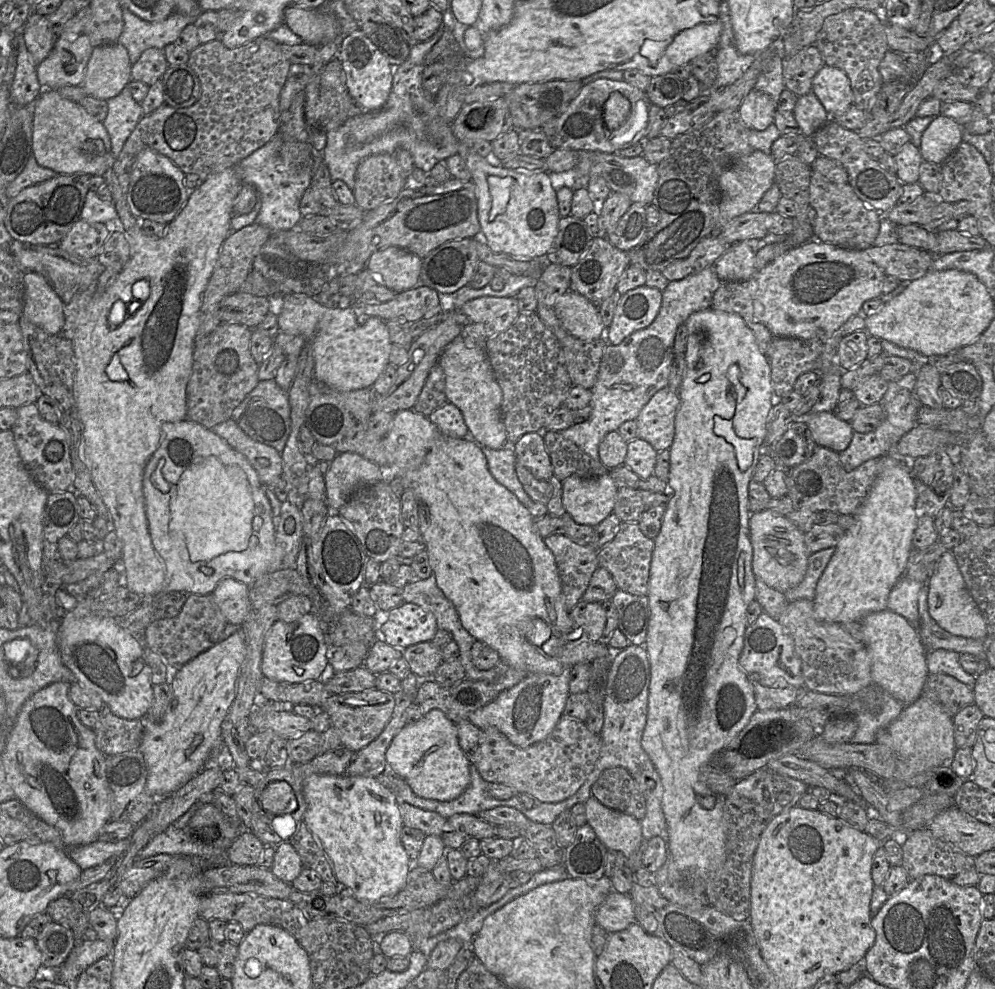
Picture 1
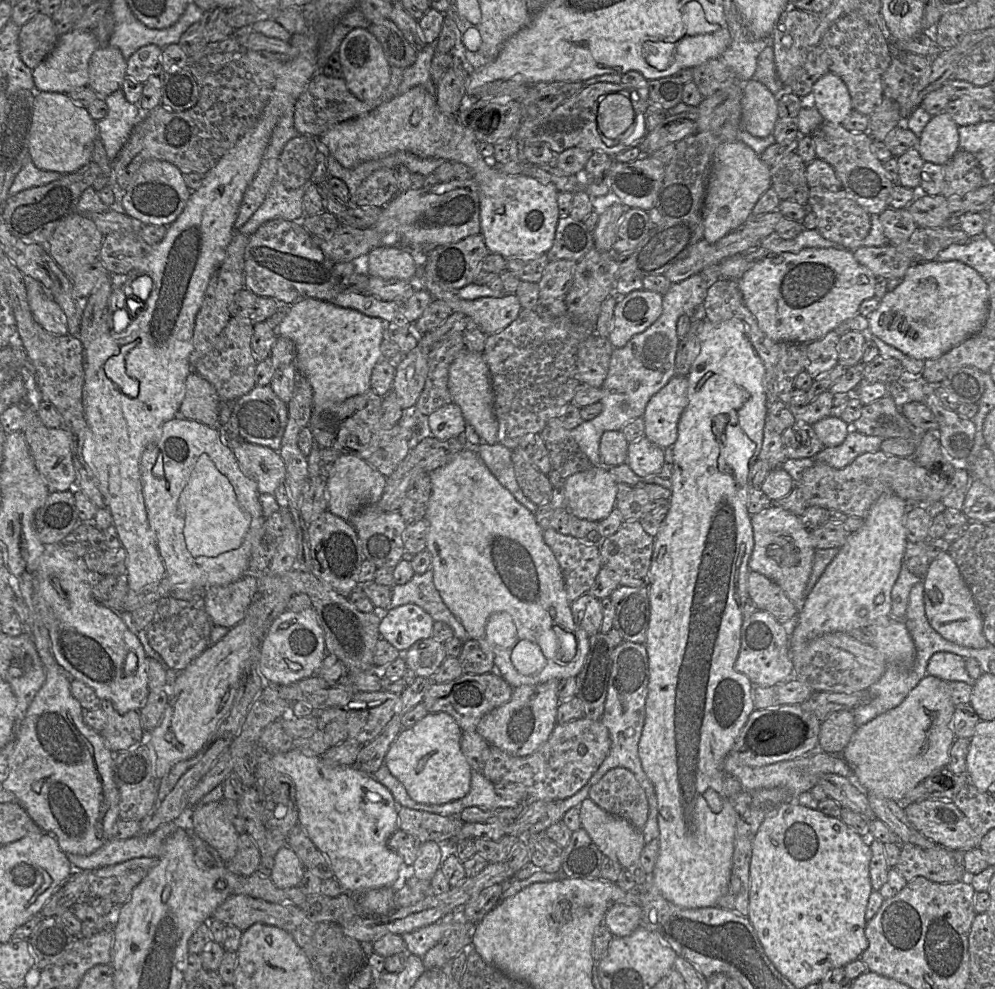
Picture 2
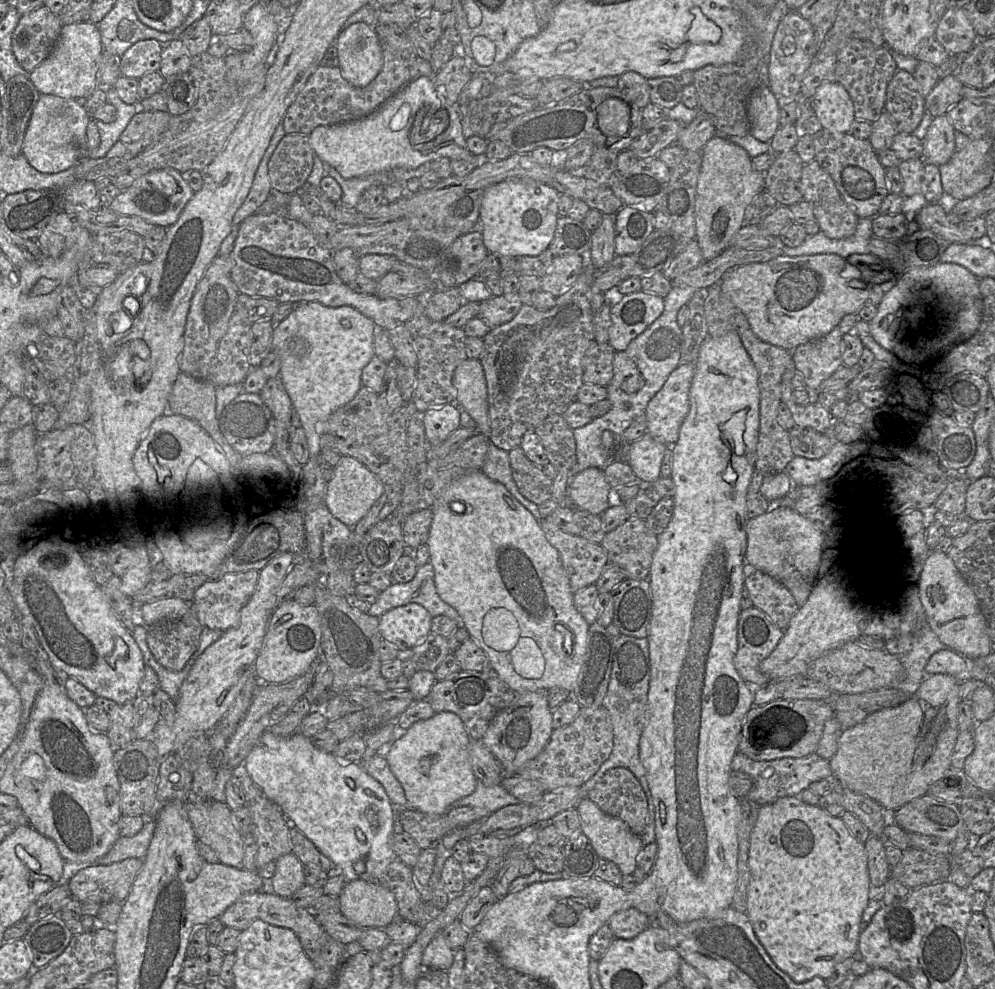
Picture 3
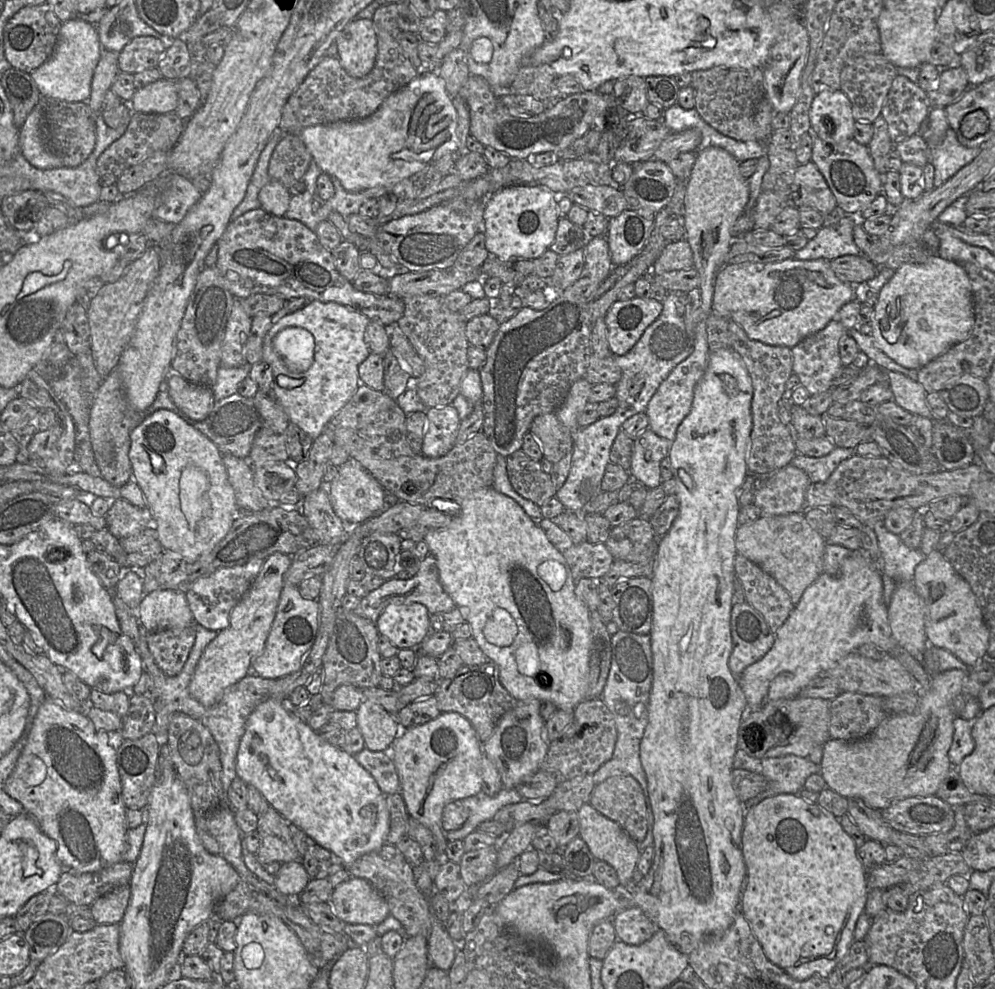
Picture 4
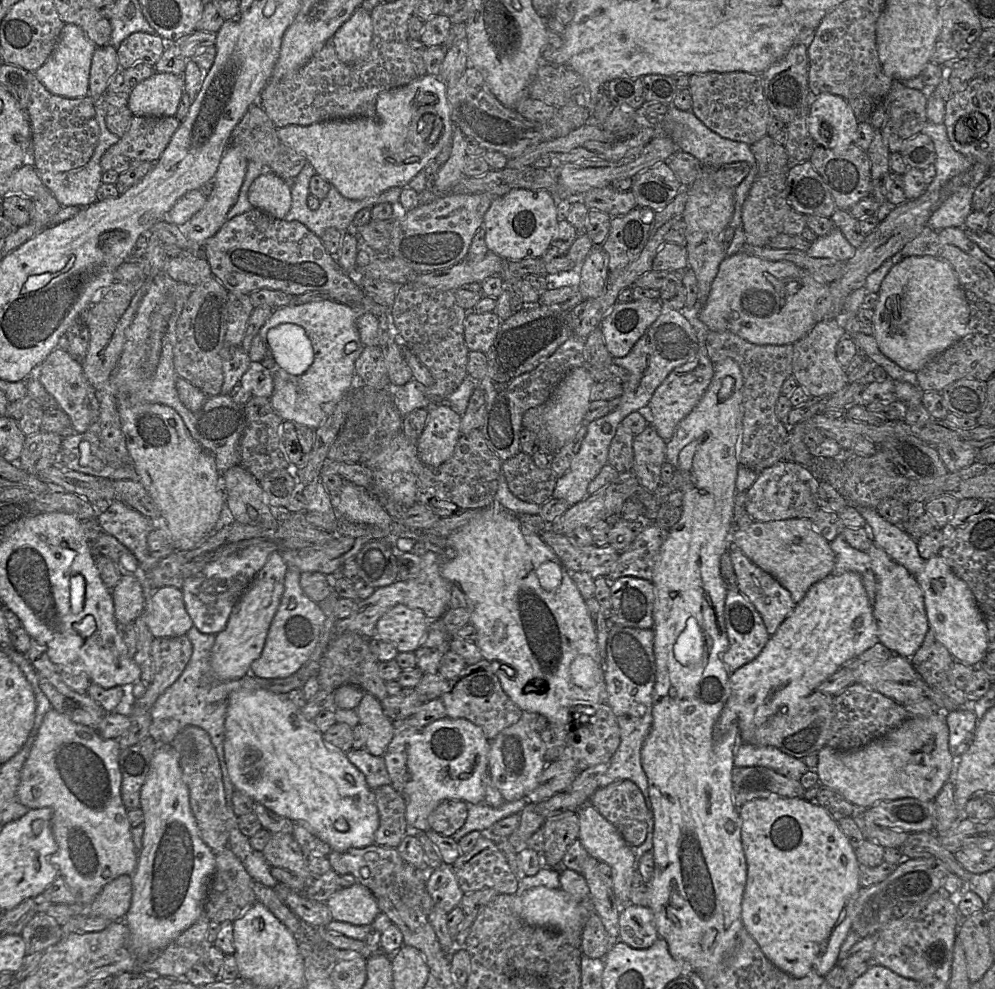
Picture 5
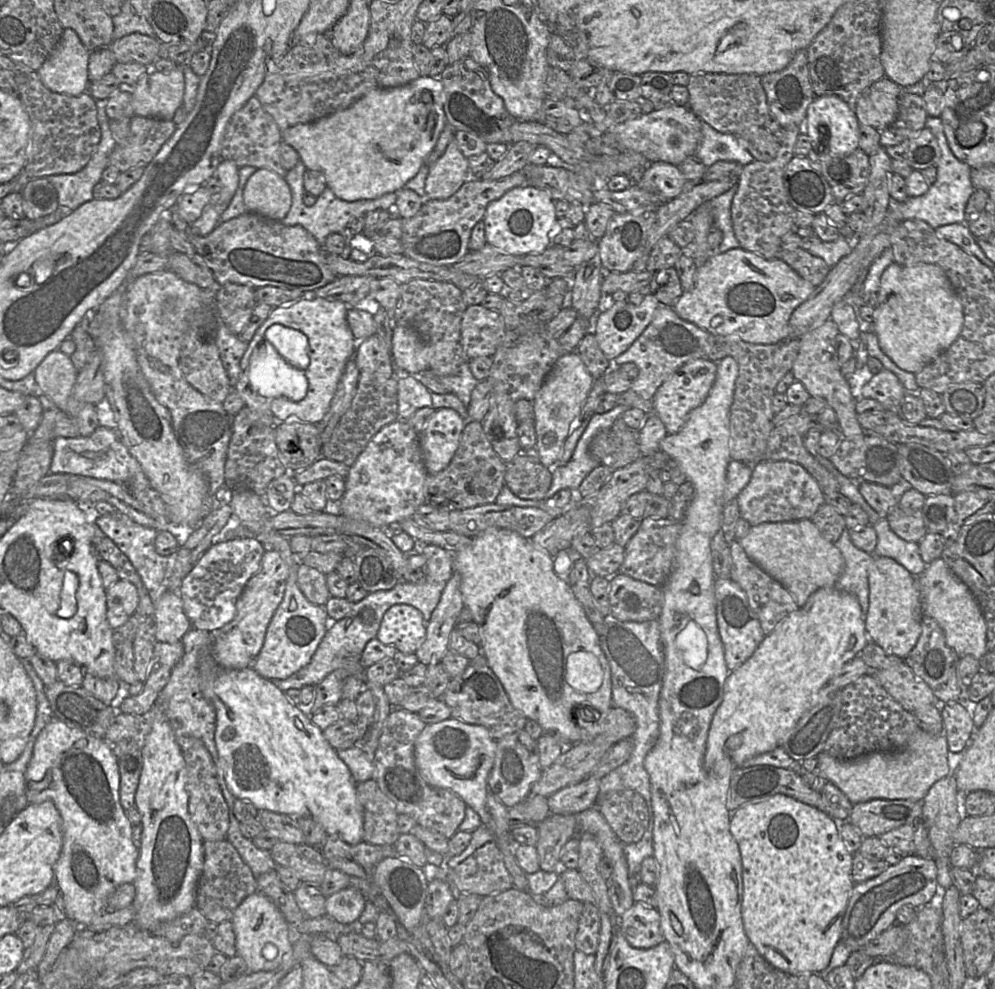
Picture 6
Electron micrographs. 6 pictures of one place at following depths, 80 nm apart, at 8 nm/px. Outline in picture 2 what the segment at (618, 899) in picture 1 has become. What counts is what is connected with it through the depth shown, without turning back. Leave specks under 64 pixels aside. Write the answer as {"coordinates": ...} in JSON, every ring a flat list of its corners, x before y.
{"coordinates":[[616,903,605,914,603,924,615,937,631,935,641,925,642,909,639,905]]}

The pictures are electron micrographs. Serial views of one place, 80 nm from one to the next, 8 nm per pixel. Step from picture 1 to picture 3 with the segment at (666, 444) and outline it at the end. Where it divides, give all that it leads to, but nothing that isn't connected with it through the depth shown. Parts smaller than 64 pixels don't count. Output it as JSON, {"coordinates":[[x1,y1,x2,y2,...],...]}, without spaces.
{"coordinates":[[680,363,647,405,647,432,664,444,675,444,678,440,680,427,690,409,689,394,694,373,695,363]]}

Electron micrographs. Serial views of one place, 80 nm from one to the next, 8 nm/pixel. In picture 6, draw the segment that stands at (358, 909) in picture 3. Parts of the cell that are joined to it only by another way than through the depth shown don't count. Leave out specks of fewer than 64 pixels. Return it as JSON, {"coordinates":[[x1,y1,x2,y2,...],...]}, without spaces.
{"coordinates":[[347,887,326,899,326,915,341,924,353,924,363,913,366,901,359,890]]}

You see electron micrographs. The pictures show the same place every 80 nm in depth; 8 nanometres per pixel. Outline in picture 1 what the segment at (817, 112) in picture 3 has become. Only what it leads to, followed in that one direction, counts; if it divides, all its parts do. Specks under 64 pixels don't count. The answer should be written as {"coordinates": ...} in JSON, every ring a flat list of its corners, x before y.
{"coordinates":[[824,65,812,80,812,92,830,117,845,113,853,104,850,80,842,69]]}

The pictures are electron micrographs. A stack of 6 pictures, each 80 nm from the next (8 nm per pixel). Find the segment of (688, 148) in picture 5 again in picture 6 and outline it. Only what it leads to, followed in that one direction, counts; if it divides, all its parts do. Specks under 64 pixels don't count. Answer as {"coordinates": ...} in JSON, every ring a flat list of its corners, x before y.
{"coordinates":[[703,121,701,128,702,138,694,155,707,168,718,161,737,162,743,166,755,161,738,143,736,135,718,132]]}

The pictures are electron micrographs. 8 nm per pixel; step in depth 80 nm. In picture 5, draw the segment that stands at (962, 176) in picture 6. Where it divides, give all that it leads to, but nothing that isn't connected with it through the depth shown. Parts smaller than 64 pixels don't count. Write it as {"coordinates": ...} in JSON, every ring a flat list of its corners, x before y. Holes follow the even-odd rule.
{"coordinates":[[928,120,921,132,928,135,935,146,936,175,927,185,927,191,934,192,941,189,953,177,968,170,973,163,968,157,954,149,944,123,935,124],[962,187,949,196,931,215,928,226,936,231,948,227,963,227,972,212,972,198,975,188]]}

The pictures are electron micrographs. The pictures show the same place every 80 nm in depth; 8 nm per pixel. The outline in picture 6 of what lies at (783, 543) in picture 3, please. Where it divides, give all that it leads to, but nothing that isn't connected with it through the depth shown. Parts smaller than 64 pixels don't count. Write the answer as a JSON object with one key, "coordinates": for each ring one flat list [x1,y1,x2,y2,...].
{"coordinates":[[811,519,762,523,751,526,749,532,737,542,758,567,791,593,798,607,804,606,808,598,818,589,835,587,845,566,844,558,839,549,821,534]]}

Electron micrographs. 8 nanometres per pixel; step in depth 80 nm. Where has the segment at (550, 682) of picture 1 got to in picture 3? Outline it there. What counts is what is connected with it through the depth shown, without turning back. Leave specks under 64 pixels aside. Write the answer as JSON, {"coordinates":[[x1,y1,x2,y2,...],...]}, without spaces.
{"coordinates":[[538,690,517,694,516,699,493,718,482,742,501,765,504,776,514,775,545,748,554,730,552,715,548,692]]}

